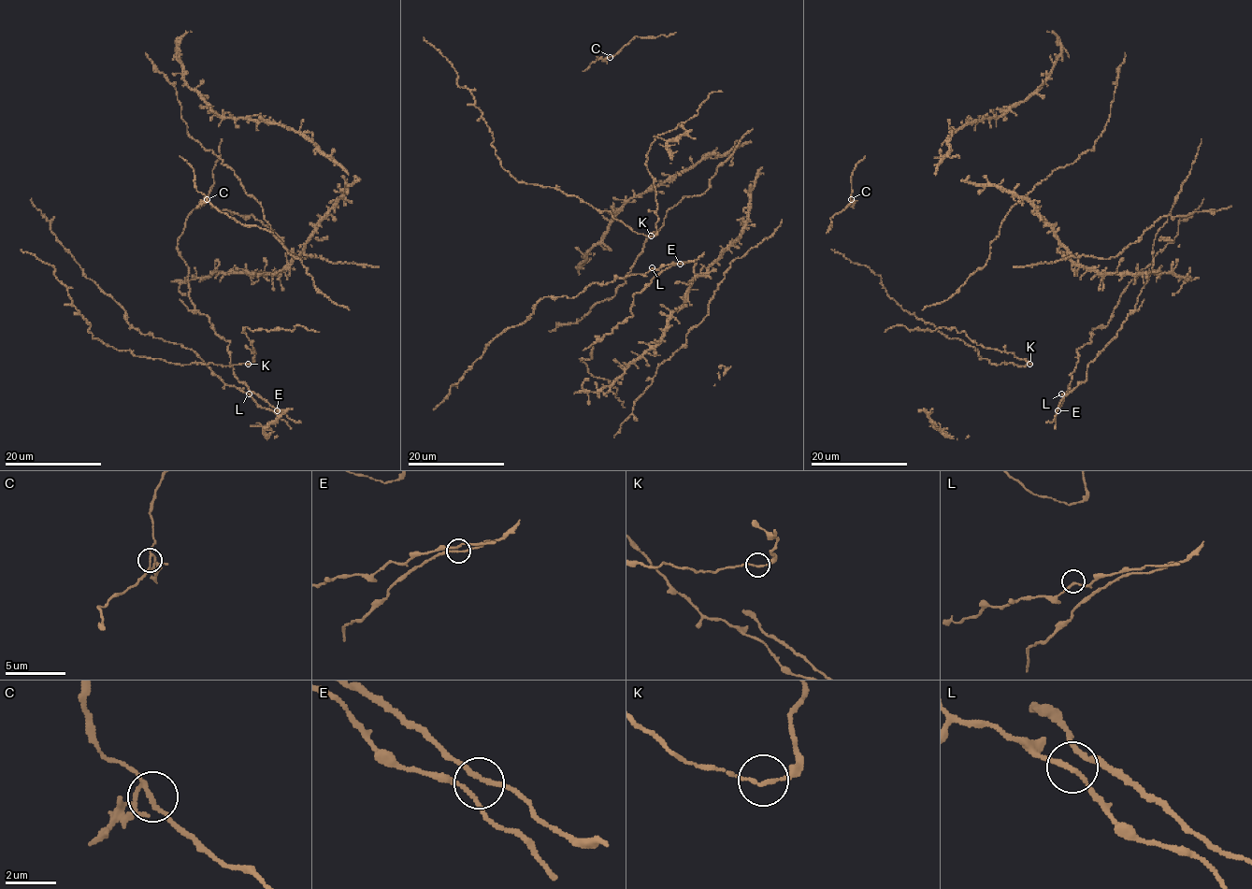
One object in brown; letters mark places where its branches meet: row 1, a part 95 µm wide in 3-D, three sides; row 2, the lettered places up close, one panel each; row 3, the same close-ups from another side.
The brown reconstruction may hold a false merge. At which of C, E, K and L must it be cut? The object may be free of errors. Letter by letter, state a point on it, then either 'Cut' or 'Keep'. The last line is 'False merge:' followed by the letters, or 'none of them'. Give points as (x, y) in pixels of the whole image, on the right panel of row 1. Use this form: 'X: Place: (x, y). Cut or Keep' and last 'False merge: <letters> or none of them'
C: Place: (851, 199). Cut
E: Place: (1057, 410). Keep
K: Place: (1029, 364). Keep
L: Place: (1061, 394). Keep
False merge: C

